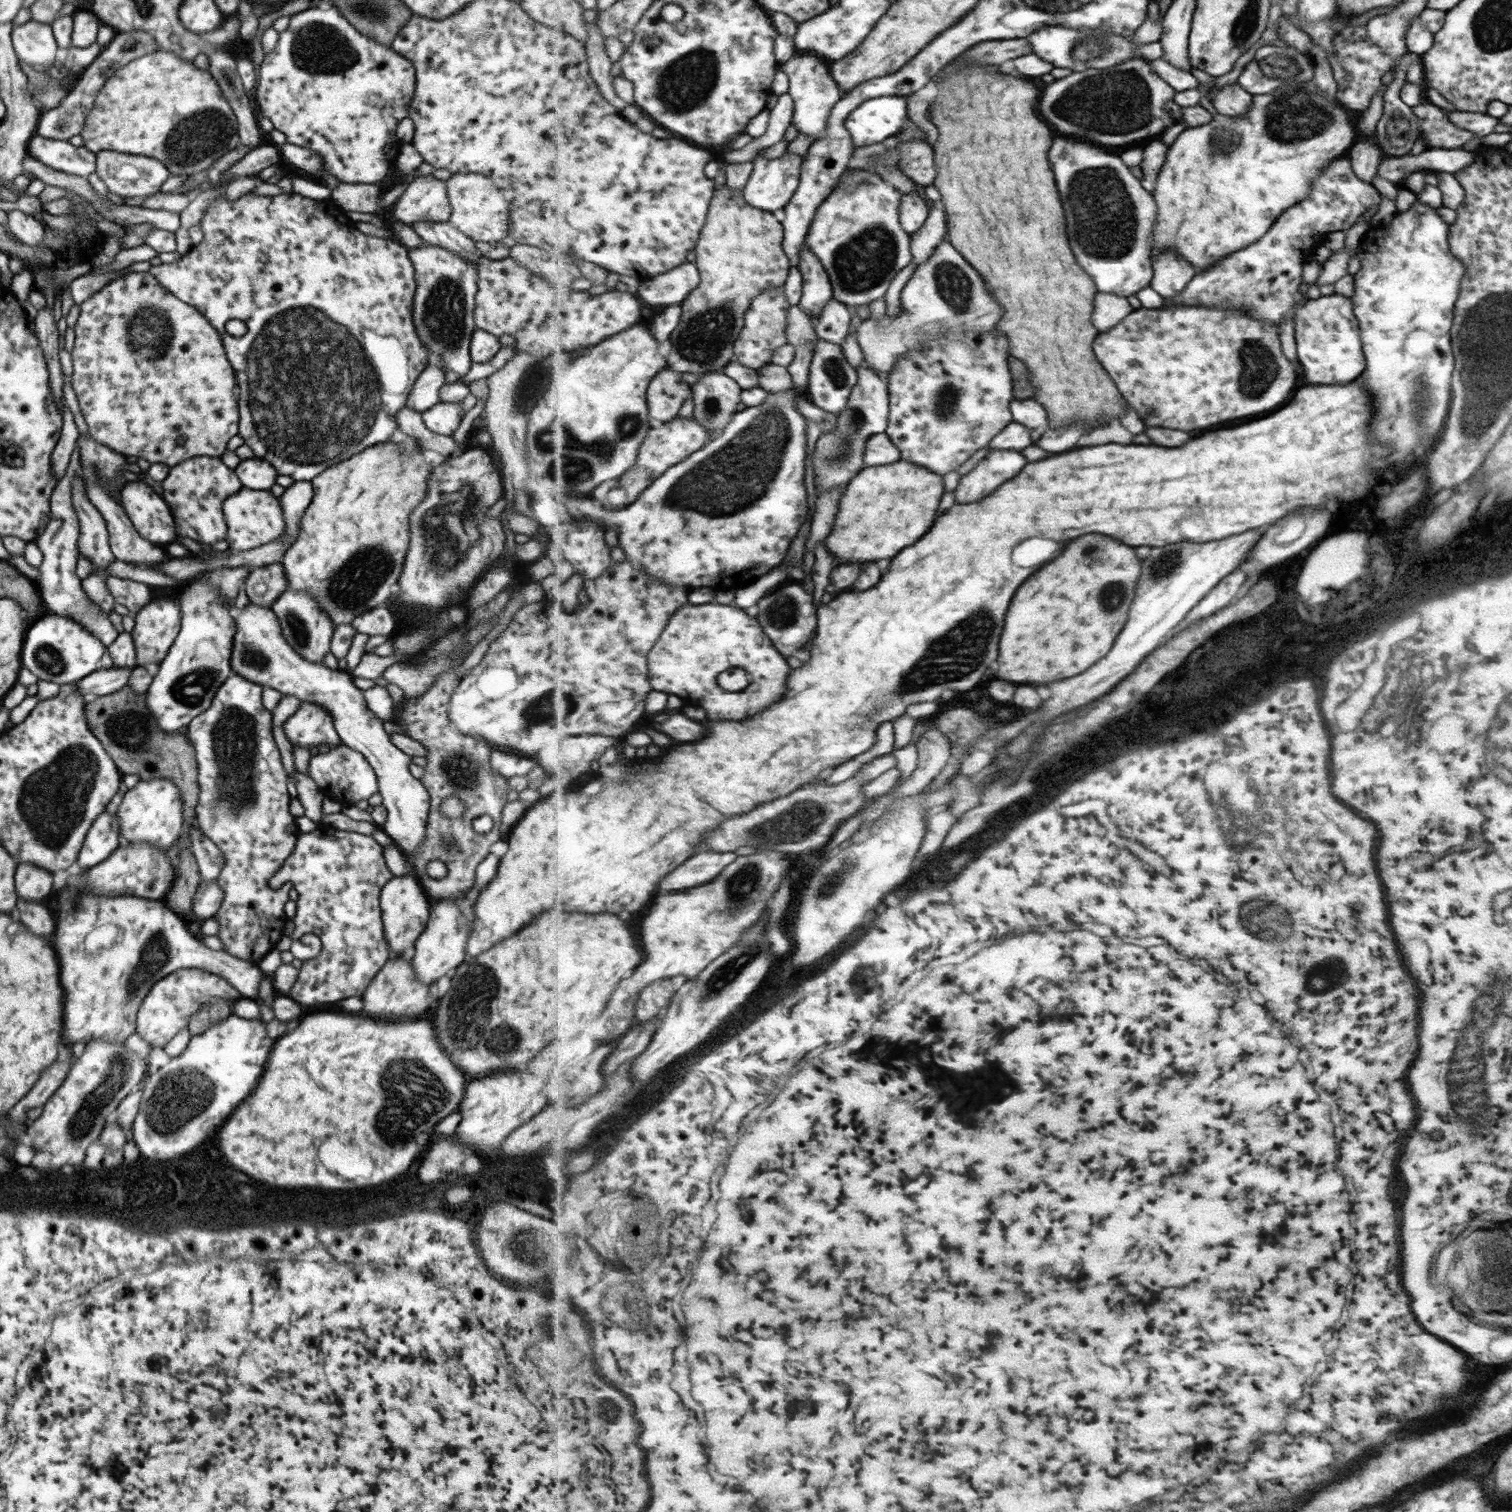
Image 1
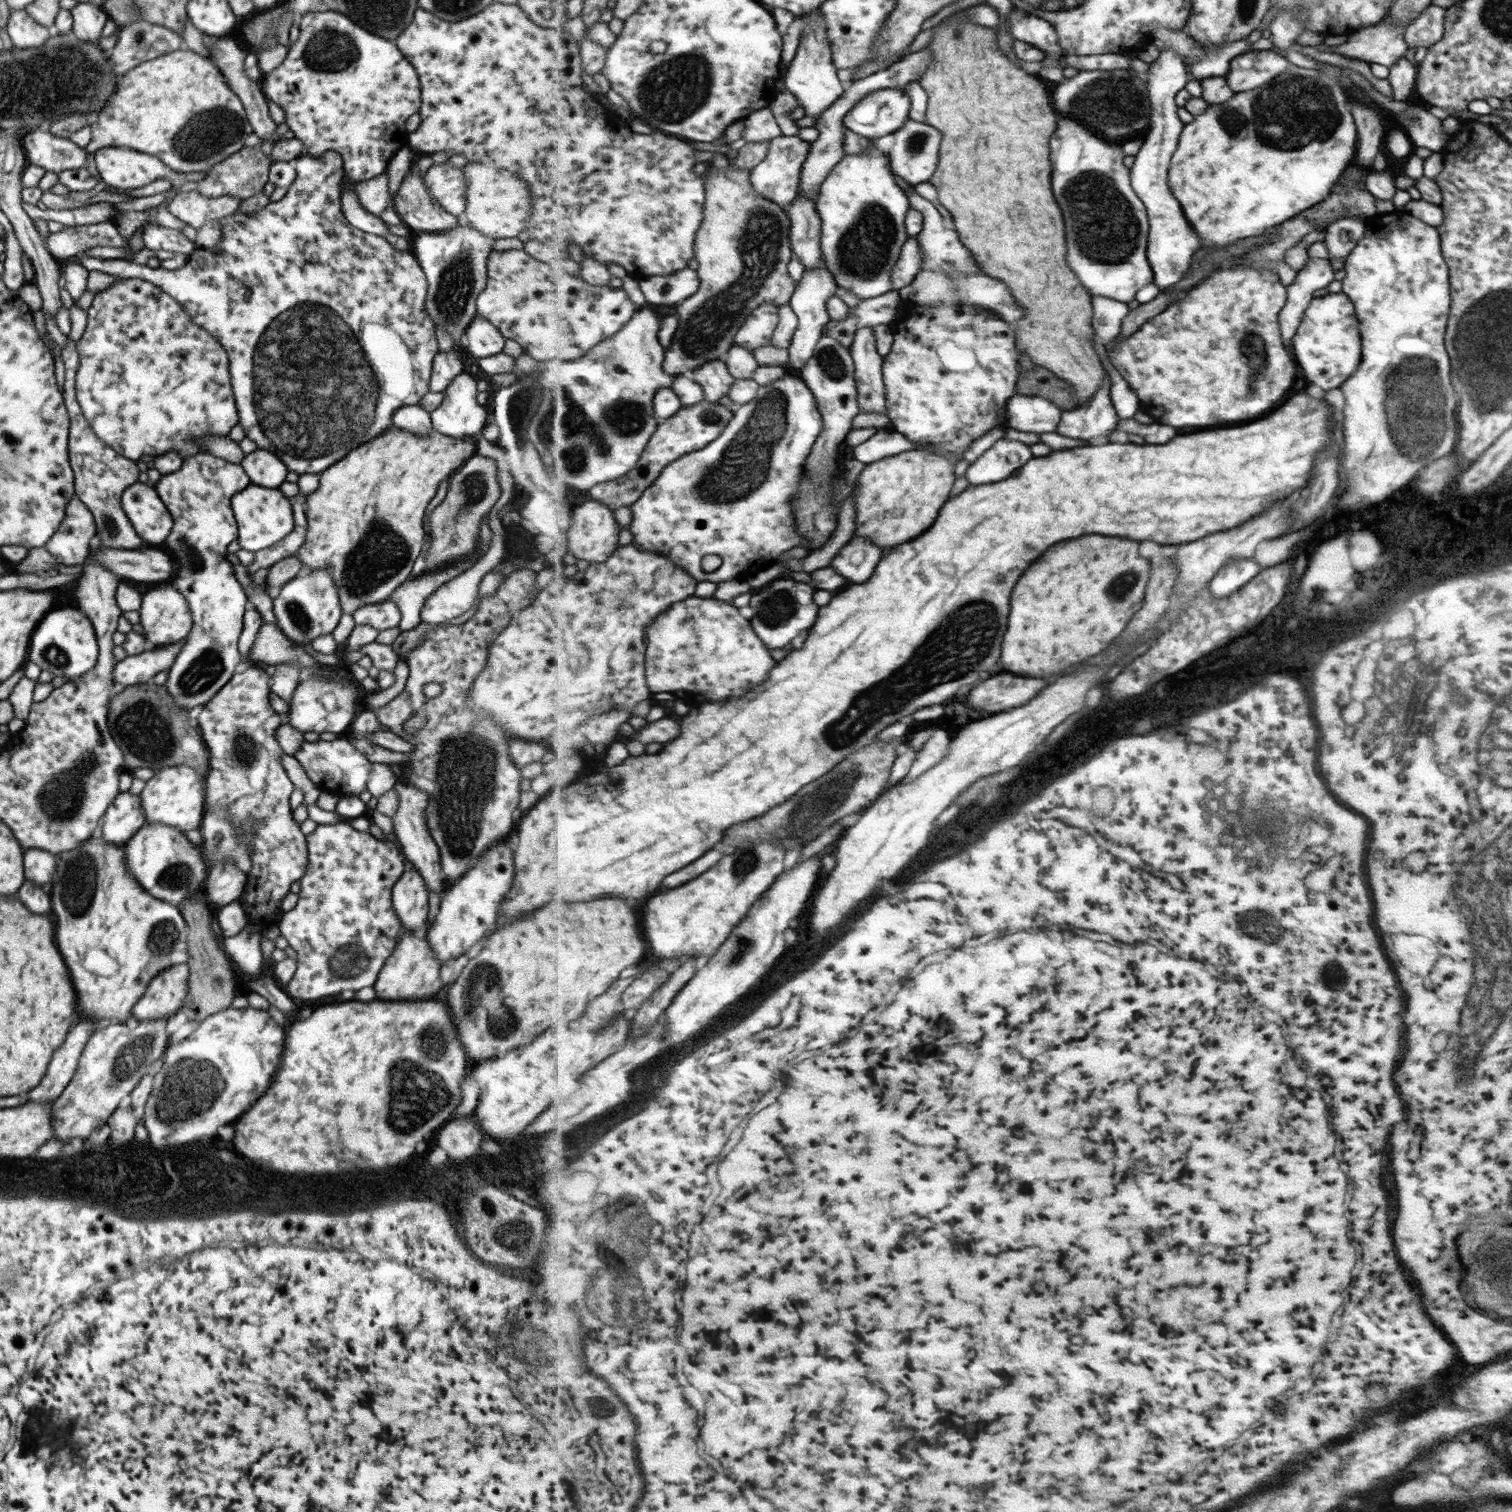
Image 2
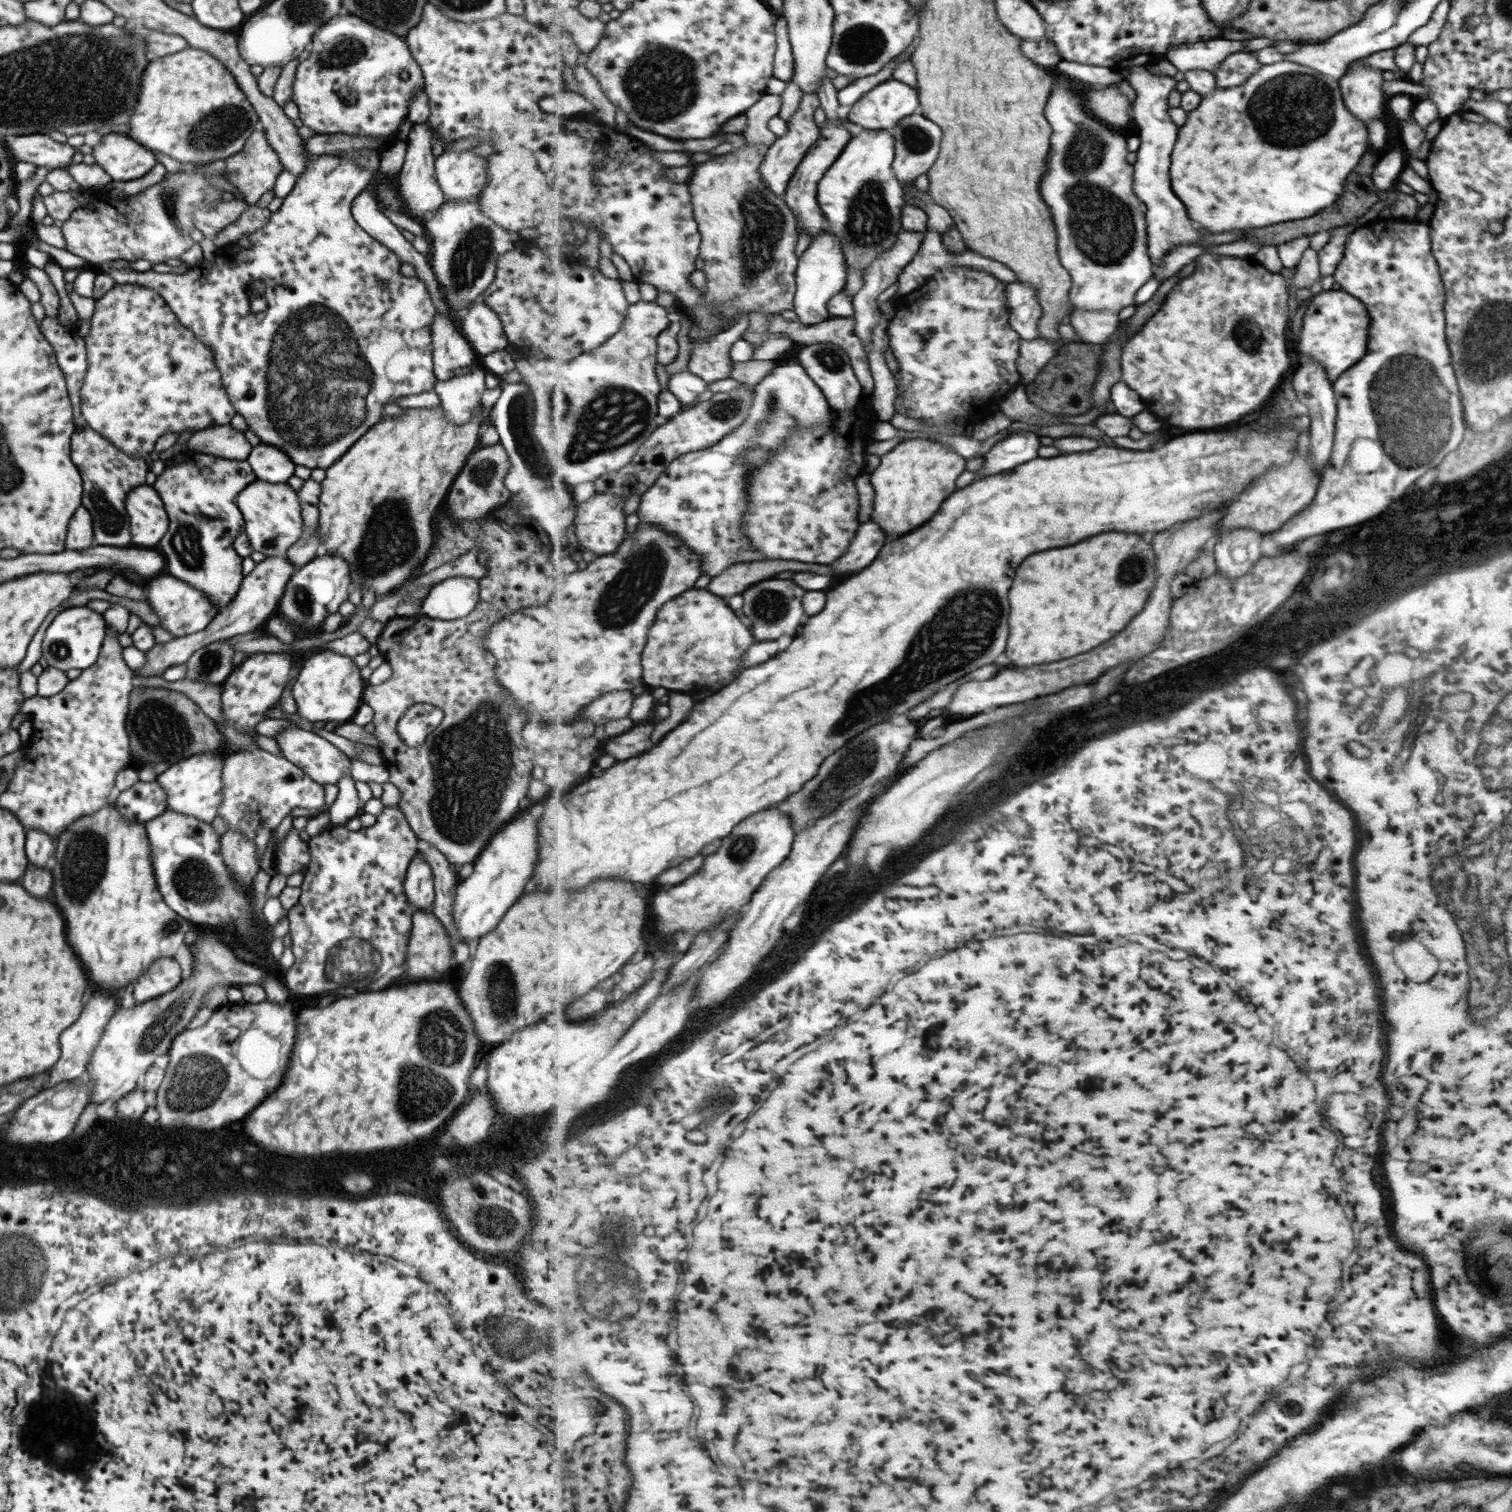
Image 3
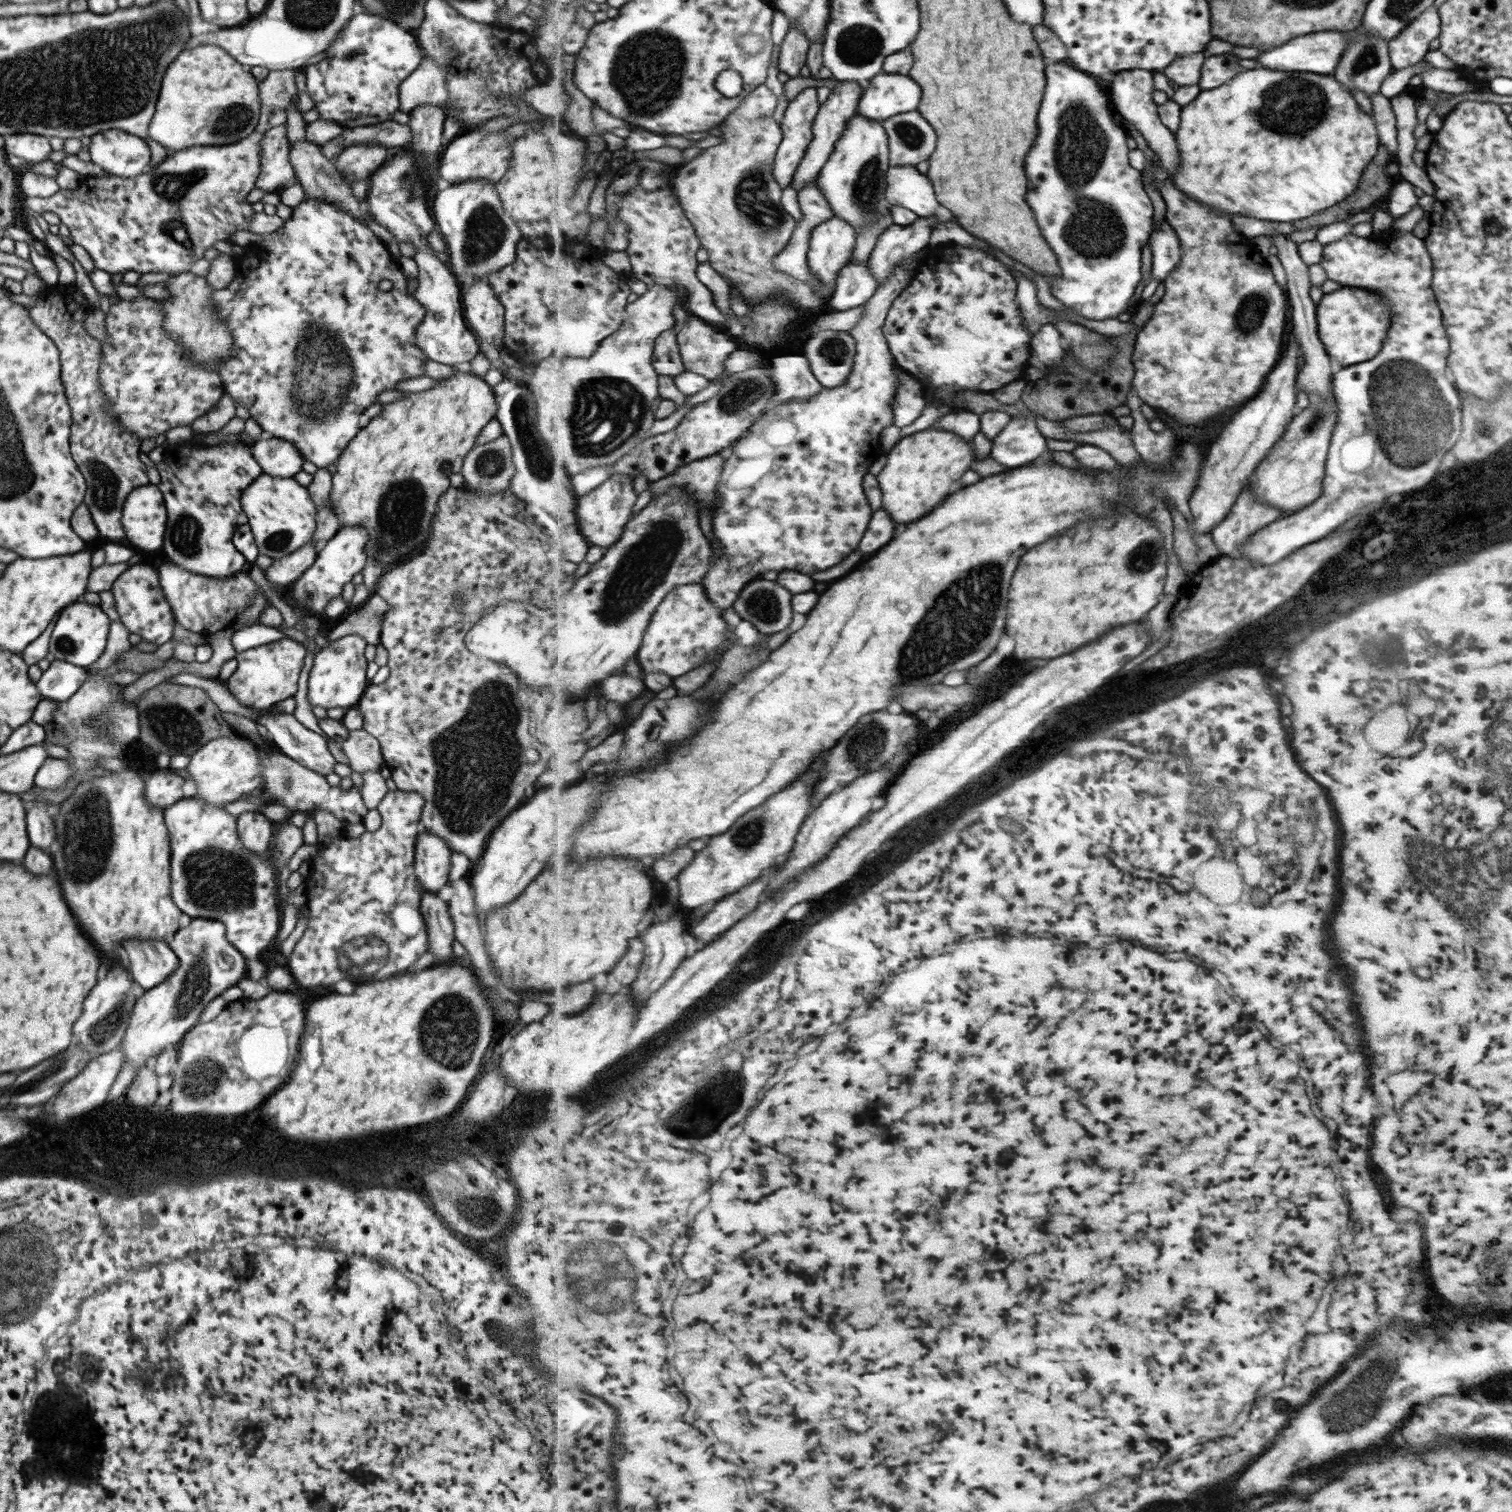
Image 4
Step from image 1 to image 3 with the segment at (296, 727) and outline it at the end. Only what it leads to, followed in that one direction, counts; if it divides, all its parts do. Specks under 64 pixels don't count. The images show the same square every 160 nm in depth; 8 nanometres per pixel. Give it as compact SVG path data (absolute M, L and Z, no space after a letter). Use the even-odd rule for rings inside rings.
M328 649L311 655L301 665L291 696L296 704L295 715L307 722L347 723L362 703L362 692L366 682L359 676L359 669L351 657L337 654Z

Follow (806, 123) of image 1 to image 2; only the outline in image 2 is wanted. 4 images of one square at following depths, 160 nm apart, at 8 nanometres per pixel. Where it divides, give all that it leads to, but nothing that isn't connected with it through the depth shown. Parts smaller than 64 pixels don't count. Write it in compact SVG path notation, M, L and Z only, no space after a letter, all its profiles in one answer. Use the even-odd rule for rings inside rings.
M821 8L805 13L801 16L800 21L805 23L805 28L801 28L800 45L795 60L783 76L783 81L786 88L800 100L806 114L815 116L815 114L823 114L829 107L839 101L844 96L847 85L837 76L839 69L832 57L832 43L828 39L826 18Z

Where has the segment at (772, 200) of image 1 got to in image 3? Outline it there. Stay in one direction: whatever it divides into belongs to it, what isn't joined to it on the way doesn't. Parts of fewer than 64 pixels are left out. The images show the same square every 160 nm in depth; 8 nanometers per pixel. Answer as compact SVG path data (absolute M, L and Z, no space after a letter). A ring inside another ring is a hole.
M804 93L797 112L786 126L788 131L770 146L760 171L767 186L782 198L787 194L789 183L800 168L801 161L807 156L809 149L821 138L821 129L815 122L815 110L822 106L820 98L815 93Z

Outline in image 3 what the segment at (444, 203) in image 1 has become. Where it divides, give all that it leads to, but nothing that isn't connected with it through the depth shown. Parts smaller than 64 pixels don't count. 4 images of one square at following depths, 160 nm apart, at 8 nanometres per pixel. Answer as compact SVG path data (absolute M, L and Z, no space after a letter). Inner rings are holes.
M443 150L435 157L435 178L445 201L467 201L477 197L486 183L485 157L468 150Z

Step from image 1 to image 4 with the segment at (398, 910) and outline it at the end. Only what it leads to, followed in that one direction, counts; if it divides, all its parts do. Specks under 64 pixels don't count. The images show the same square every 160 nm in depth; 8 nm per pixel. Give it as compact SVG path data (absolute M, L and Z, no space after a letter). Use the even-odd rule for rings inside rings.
M419 831L414 846L413 867L416 881L424 892L436 893L448 882L451 853L452 850L448 849L442 838L427 831Z

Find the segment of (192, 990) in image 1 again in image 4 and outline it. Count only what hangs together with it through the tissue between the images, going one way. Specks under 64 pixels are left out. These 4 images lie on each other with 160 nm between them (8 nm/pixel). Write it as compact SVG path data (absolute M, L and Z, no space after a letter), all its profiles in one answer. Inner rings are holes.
M123 940L120 945L129 960L128 973L135 985L140 987L141 992L159 985L177 968L177 957L166 942L157 942L157 940L125 942Z

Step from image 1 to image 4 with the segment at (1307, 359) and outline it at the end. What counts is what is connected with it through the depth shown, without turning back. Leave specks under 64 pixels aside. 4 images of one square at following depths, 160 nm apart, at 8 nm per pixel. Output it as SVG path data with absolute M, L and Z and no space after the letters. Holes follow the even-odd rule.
M1354 286L1340 287L1322 294L1315 307L1317 334L1328 356L1333 356L1342 367L1371 360L1383 345L1389 328L1391 310L1380 294Z

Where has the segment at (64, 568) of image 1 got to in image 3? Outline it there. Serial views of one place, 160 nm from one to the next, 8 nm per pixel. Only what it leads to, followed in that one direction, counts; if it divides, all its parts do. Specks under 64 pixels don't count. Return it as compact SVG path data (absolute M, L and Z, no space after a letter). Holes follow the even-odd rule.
M78 506L67 525L64 549L80 551L94 544L91 515L85 507Z

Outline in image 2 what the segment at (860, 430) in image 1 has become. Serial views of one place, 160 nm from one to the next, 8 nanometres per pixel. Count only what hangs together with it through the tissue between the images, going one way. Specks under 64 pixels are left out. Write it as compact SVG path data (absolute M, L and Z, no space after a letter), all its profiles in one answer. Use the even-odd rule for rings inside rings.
M873 327L860 329L851 346L856 364L860 407L865 413L887 412L888 398L884 381L884 356L879 354Z

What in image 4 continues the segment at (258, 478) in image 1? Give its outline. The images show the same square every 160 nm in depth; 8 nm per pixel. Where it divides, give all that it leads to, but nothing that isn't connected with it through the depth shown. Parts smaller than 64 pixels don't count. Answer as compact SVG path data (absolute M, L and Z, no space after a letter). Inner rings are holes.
M263 436L249 445L253 460L262 472L274 477L293 477L304 460L290 441Z

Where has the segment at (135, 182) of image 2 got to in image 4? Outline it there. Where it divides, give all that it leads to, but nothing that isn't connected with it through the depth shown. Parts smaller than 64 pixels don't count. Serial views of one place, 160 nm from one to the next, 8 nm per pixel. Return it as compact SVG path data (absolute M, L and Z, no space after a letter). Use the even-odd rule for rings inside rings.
M109 129L90 136L89 158L108 174L136 177L150 164L146 141L123 130Z

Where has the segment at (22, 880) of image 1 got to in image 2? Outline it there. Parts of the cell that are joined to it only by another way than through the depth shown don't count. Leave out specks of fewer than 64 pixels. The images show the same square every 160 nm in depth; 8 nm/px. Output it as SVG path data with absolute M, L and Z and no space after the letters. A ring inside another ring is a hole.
M25 849L22 851L24 880L37 886L48 888L53 872L55 872L55 856L41 849Z

